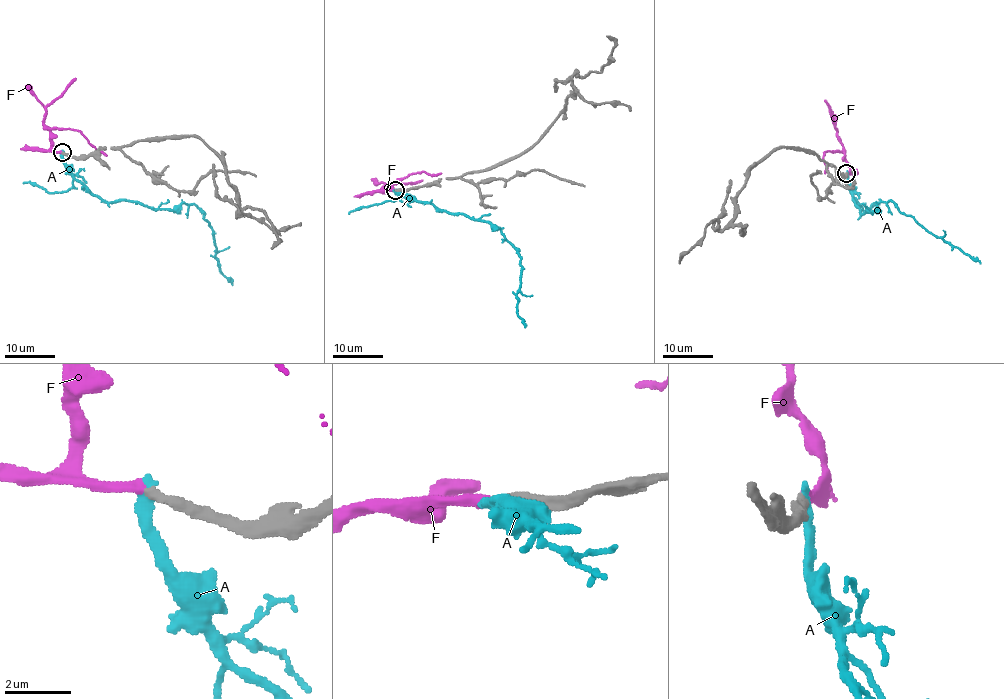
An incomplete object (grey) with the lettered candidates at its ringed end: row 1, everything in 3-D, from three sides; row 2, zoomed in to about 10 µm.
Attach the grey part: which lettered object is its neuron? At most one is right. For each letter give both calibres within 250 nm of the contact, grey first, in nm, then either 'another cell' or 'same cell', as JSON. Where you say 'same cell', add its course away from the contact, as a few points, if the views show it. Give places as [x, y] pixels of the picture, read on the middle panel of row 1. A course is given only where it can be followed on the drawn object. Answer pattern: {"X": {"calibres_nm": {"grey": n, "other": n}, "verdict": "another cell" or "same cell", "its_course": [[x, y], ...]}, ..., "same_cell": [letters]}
{"A": {"calibres_nm": {"grey": 360, "other": 320}, "verdict": "another cell"}, "F": {"calibres_nm": {"grey": 300, "other": 280}, "verdict": "same cell", "its_course": [[395, 189], [386, 191], [417, 173], [441, 173]]}, "same_cell": ["F"]}

